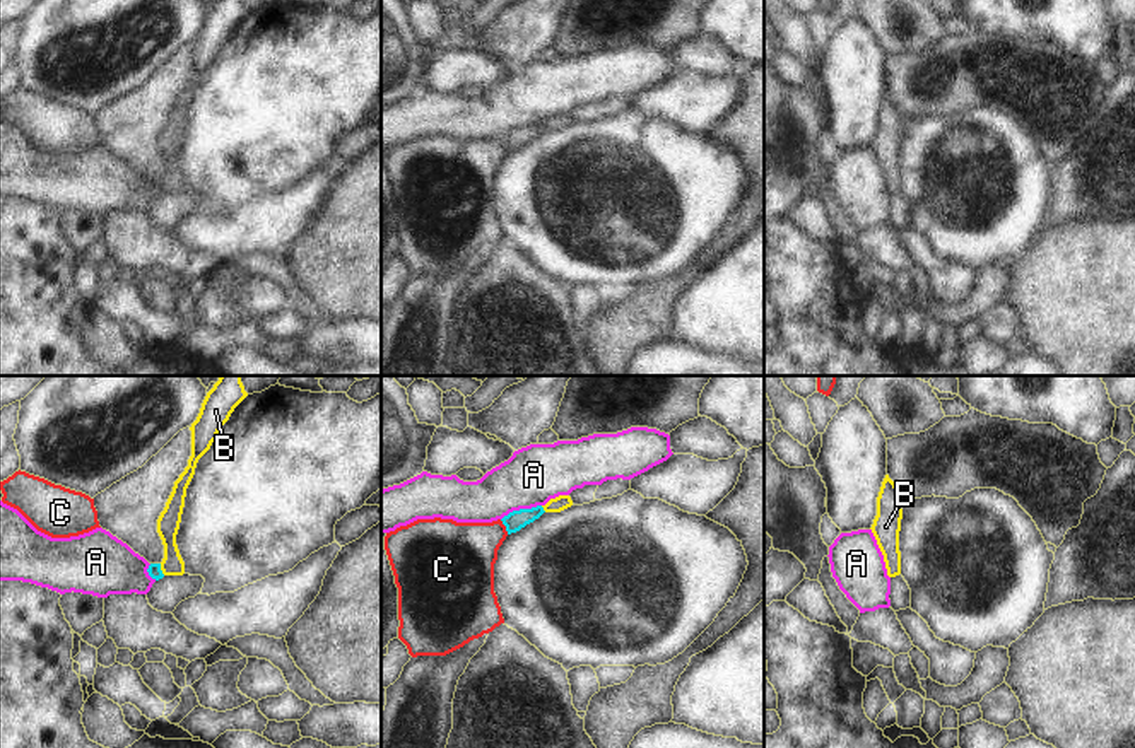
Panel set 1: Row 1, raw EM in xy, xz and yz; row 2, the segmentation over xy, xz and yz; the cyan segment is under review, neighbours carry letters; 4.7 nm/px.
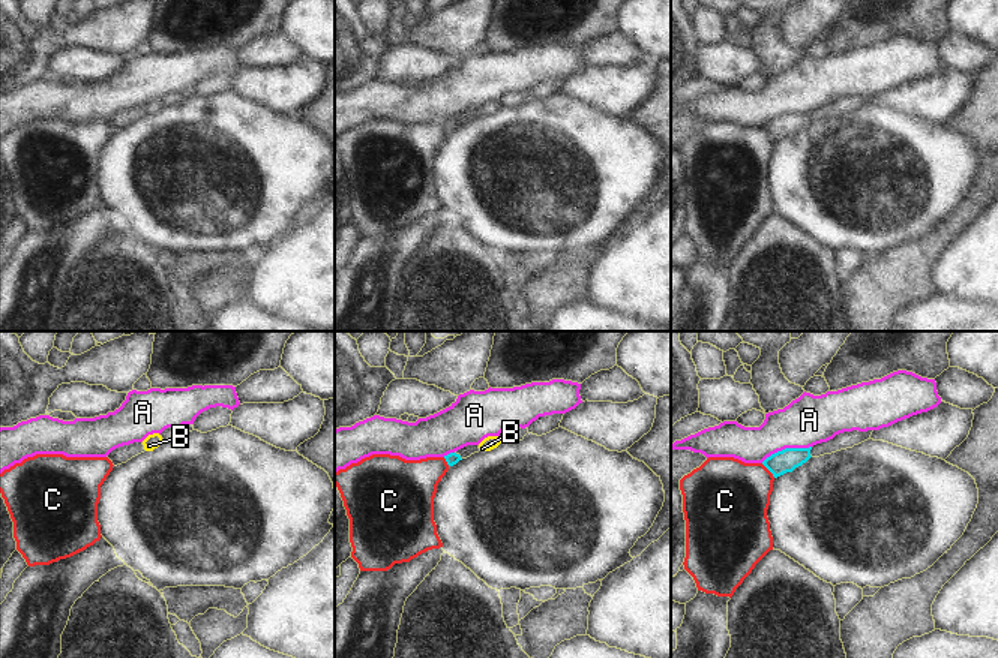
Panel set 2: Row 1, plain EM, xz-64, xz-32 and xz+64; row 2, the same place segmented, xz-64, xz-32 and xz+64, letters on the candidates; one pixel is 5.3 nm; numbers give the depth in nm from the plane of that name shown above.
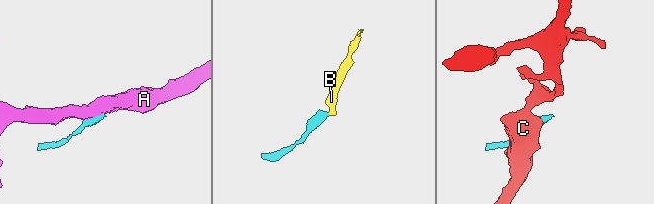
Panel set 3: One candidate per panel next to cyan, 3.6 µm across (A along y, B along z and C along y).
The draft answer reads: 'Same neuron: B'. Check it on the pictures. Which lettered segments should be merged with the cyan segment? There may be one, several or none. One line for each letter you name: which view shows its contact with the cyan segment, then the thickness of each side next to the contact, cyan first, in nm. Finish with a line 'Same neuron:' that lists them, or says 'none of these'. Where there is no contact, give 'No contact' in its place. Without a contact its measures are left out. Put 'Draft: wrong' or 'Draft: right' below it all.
B: Touches cyan in xy. Thickness 70 nm (cyan) against 110 nm
Same neuron: B
Draft: right

